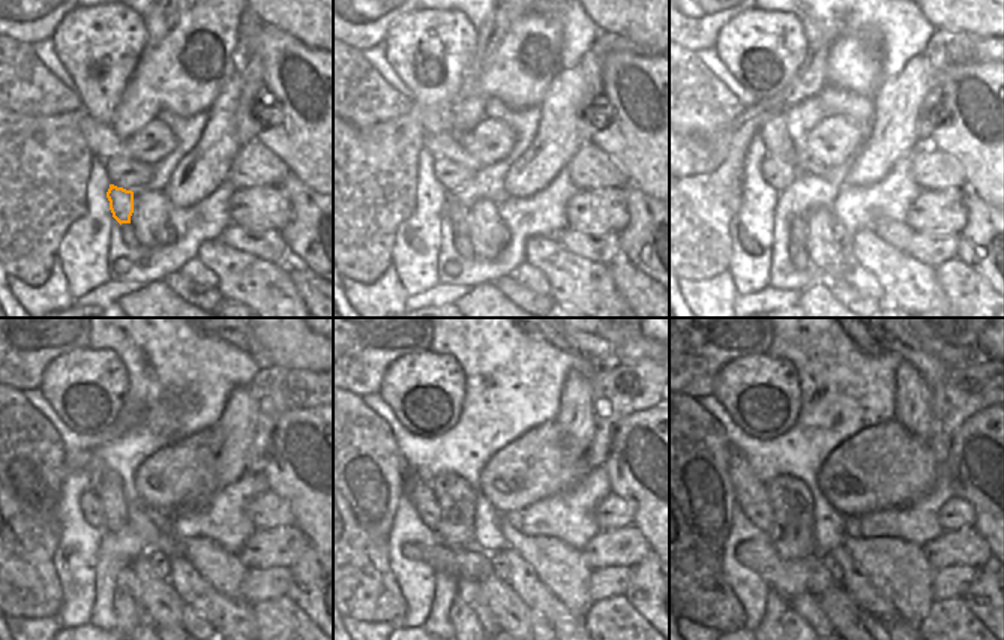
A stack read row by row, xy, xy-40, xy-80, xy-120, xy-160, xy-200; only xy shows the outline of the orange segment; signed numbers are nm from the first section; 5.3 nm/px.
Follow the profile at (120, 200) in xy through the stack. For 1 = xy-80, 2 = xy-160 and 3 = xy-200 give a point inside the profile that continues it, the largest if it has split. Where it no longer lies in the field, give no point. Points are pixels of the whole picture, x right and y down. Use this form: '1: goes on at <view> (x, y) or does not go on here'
1: goes on at xy-80 (797, 225)
2: goes on at xy-160 (468, 591)
3: goes on at xy-200 (806, 606)

